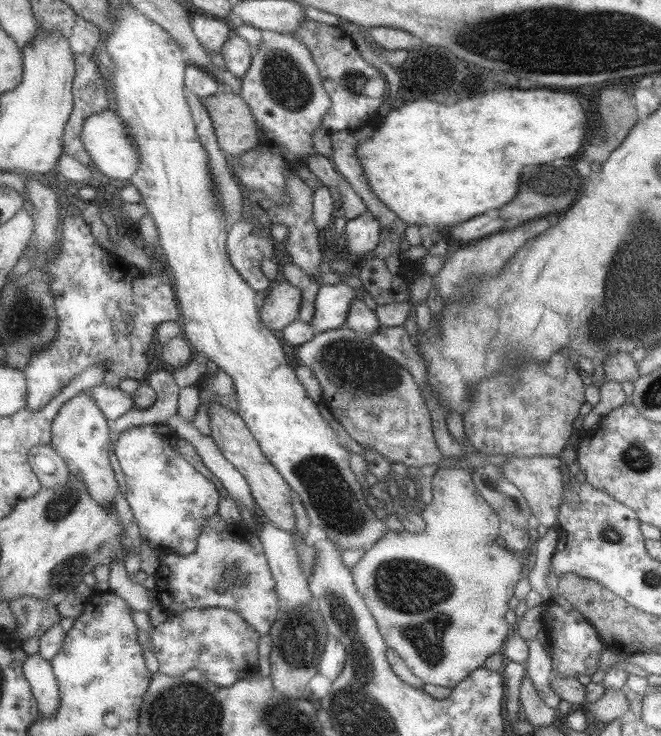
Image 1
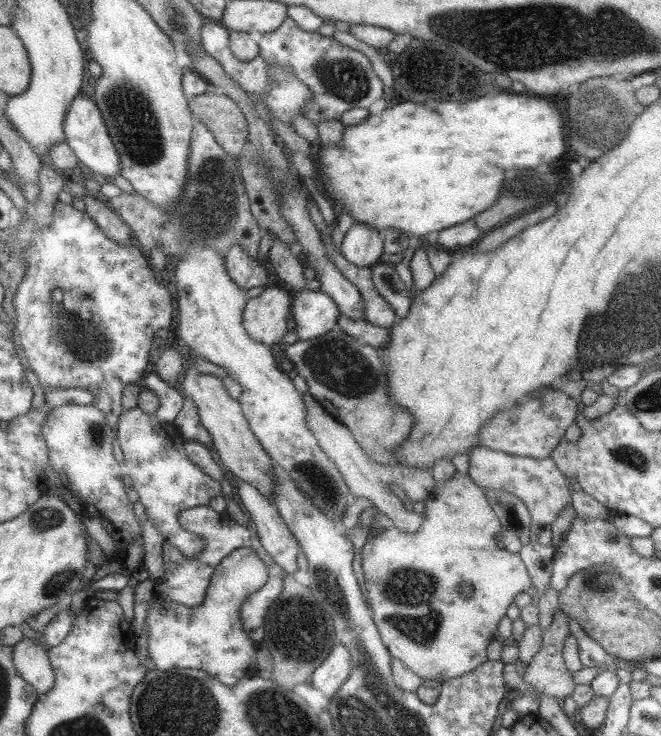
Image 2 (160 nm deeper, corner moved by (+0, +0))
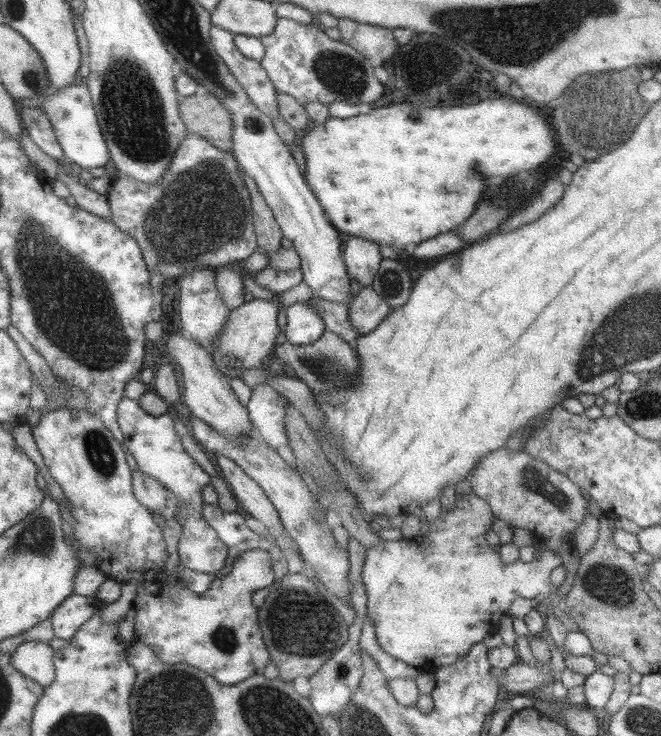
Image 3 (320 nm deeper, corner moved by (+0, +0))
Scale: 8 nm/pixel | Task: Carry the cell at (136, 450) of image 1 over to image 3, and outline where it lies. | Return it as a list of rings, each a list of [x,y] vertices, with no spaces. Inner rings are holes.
[[[125,397],[118,406],[118,421],[126,439],[123,444],[131,452],[137,462],[138,469],[147,476],[155,477],[180,498],[180,512],[176,521],[181,521],[183,534],[180,539],[180,556],[182,563],[197,572],[217,572],[227,567],[227,547],[217,538],[215,528],[203,518],[203,489],[212,484],[209,475],[191,456],[183,444],[176,429],[173,411],[161,416],[153,416],[142,407],[138,400]]]

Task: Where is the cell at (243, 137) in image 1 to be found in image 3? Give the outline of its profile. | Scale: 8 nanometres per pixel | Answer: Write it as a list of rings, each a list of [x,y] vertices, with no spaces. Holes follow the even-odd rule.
[[[213,93],[181,97],[179,108],[190,133],[209,140],[215,148],[230,150],[233,131],[230,112]]]

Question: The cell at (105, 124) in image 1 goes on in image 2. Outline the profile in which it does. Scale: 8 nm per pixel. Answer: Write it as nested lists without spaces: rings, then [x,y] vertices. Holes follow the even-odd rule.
[[[79,93],[67,111],[65,119],[66,142],[73,148],[78,160],[86,165],[91,171],[107,176],[121,174],[122,164],[119,152],[114,140],[108,132],[103,113],[93,98]]]

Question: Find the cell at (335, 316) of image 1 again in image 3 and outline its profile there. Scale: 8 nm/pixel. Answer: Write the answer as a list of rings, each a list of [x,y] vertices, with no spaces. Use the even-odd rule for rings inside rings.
[[[307,301],[295,302],[287,307],[285,339],[291,344],[311,344],[325,332],[323,321],[314,306]]]

